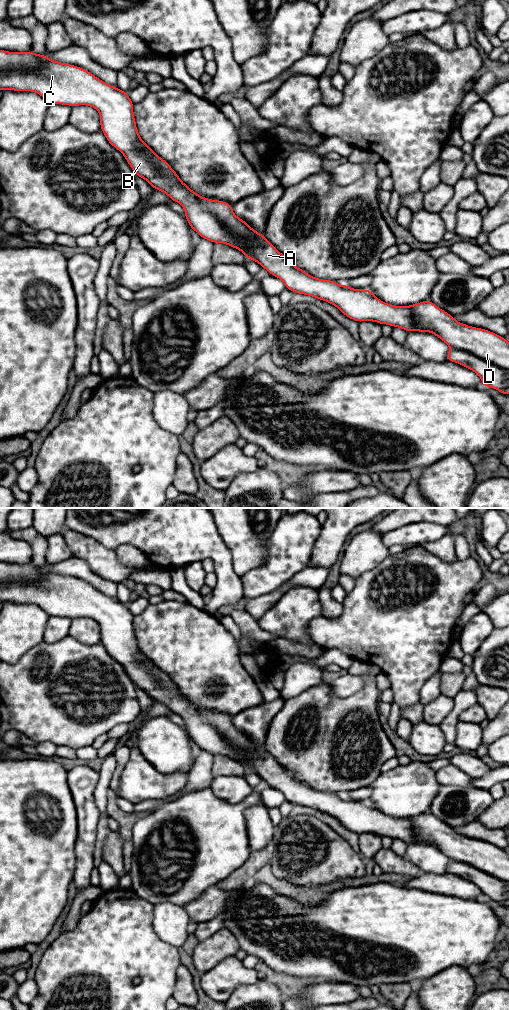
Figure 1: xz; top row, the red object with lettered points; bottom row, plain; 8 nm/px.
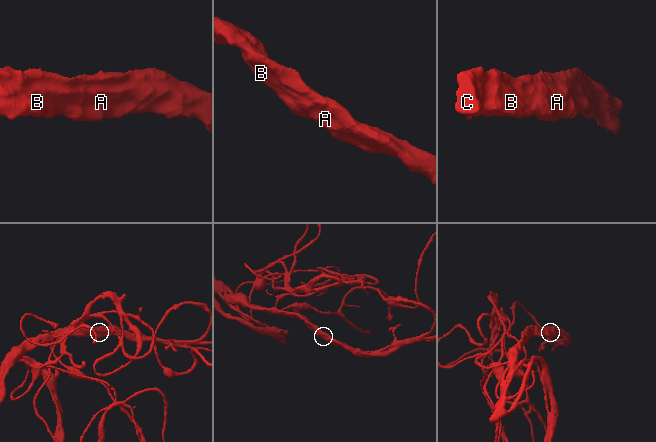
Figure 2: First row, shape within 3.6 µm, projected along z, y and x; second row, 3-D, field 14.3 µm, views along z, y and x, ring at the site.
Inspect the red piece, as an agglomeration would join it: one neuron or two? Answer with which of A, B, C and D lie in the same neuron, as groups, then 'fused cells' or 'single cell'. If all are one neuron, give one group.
groups A B C D; single cell

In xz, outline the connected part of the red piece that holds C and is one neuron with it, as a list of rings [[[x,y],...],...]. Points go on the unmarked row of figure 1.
[[[0,562],[0,603],[4,602],[35,604],[47,612],[49,616],[62,616],[69,617],[71,619],[86,617],[95,620],[100,625],[101,643],[106,648],[107,653],[124,667],[136,688],[145,691],[153,701],[162,703],[168,707],[171,713],[175,713],[182,717],[185,722],[185,729],[189,738],[197,744],[202,751],[207,751],[214,756],[224,755],[232,760],[240,762],[247,771],[259,775],[270,787],[281,791],[286,801],[333,816],[346,829],[355,832],[358,835],[362,833],[373,833],[381,837],[387,836],[392,839],[399,839],[407,844],[430,844],[436,847],[451,859],[450,863],[446,867],[446,873],[461,876],[478,886],[482,892],[483,899],[496,901],[500,903],[503,908],[509,906],[509,854],[504,849],[498,848],[486,841],[475,840],[456,833],[453,827],[450,827],[437,819],[429,811],[410,818],[394,818],[375,809],[369,801],[353,801],[346,796],[340,798],[337,795],[338,793],[315,790],[307,786],[305,782],[296,779],[285,767],[281,766],[269,753],[265,751],[264,746],[257,745],[244,732],[237,729],[233,725],[232,716],[201,709],[181,693],[178,686],[171,680],[168,674],[160,670],[140,650],[133,625],[134,615],[131,613],[126,603],[122,603],[115,598],[108,597],[83,580],[51,572],[44,566],[37,567],[32,563],[9,564]]]

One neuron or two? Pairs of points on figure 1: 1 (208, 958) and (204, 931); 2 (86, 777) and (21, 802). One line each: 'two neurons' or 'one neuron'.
1: two neurons
2: two neurons

